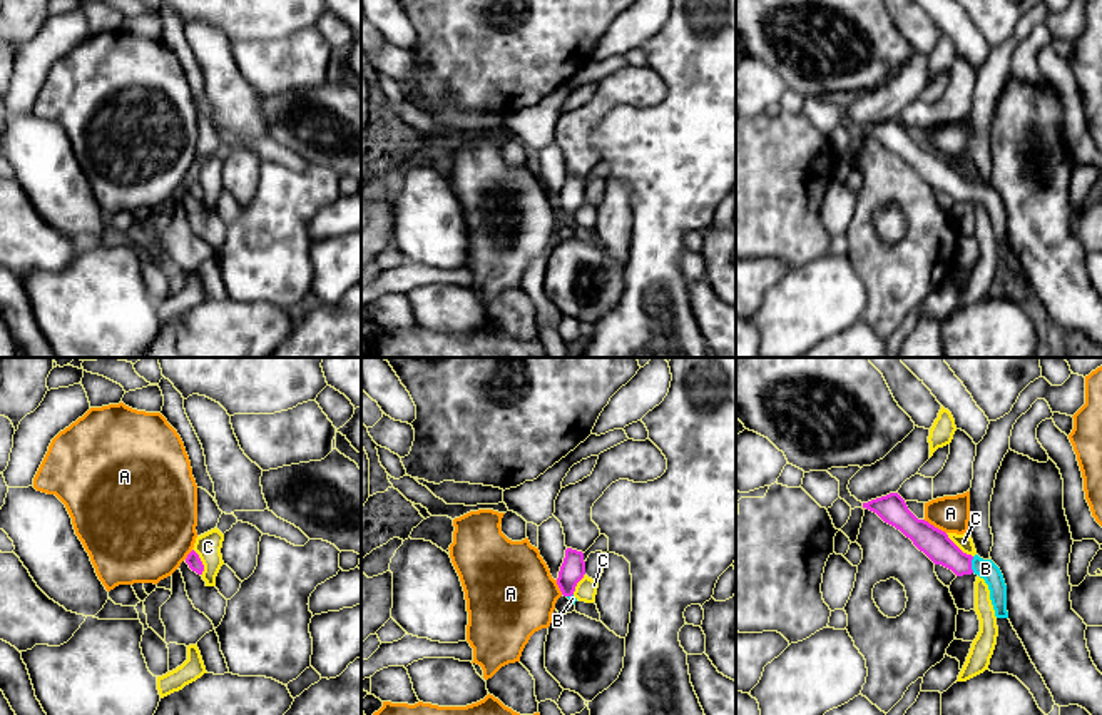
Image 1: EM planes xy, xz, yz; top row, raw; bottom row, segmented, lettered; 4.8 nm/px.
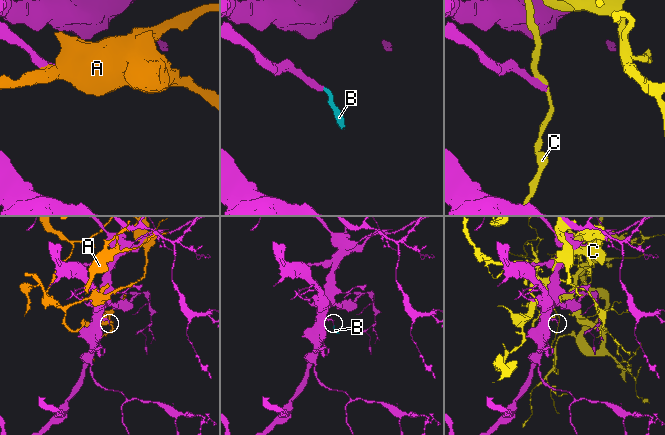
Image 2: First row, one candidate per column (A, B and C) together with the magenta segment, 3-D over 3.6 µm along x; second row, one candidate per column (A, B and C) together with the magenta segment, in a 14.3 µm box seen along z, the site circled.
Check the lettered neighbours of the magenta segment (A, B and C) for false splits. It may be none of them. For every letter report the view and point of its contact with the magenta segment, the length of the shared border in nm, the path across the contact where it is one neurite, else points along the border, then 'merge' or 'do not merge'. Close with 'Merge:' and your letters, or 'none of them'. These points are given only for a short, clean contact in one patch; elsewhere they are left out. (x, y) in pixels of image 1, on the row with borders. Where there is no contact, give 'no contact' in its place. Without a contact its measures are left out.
A: contact yz (933, 527); length 130 nm; do not merge
B: contact yz (970, 565); length 80 nm; way yz (935, 543), (960, 563), (970, 565), (985, 568); merge
C: contact yz (957, 547); length 180 nm; do not merge
Merge: B

